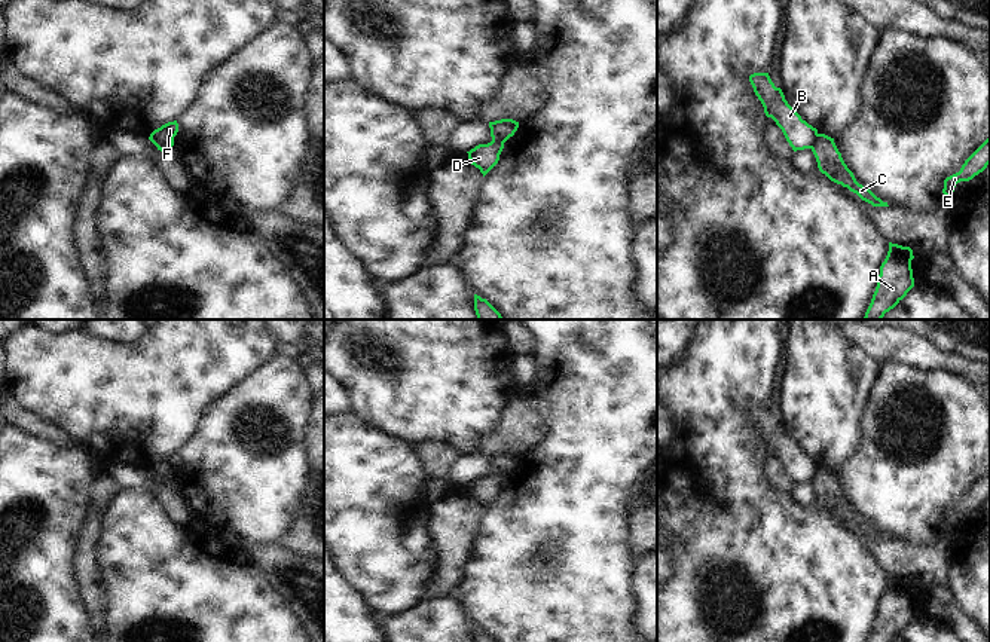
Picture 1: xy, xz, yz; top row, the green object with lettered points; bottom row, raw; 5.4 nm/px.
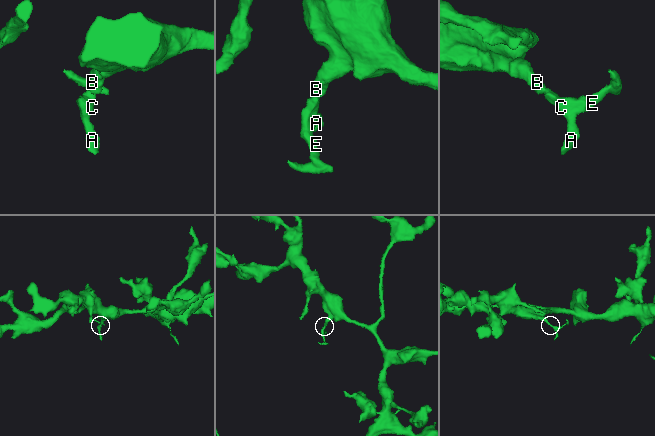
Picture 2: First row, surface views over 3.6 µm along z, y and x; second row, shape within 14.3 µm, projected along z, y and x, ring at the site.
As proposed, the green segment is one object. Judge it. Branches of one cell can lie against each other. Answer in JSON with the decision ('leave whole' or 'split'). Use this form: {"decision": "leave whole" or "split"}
{"decision": "split"}

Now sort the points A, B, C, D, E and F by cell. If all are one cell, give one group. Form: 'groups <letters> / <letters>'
groups A C D E / B F

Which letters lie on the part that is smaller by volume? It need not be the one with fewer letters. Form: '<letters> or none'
A, C, D, E

